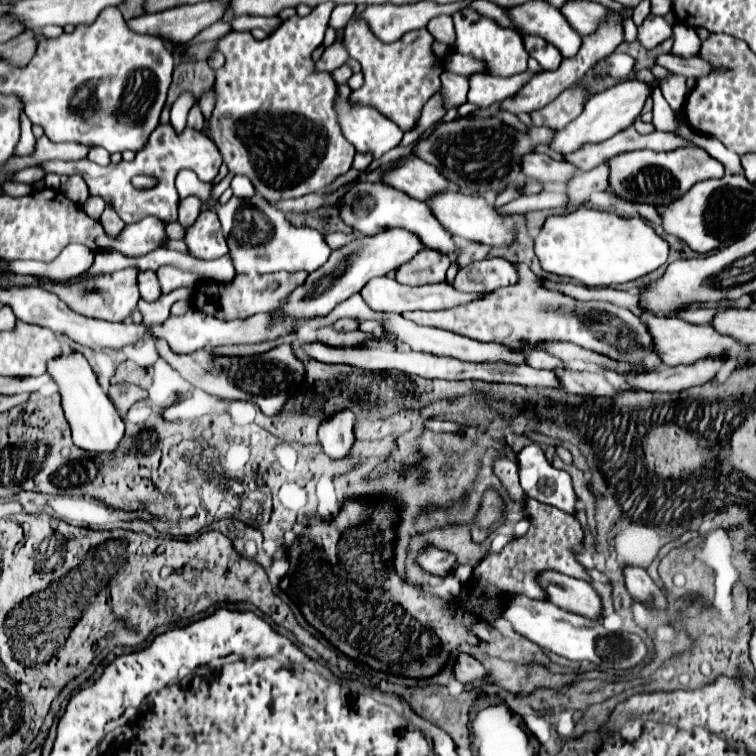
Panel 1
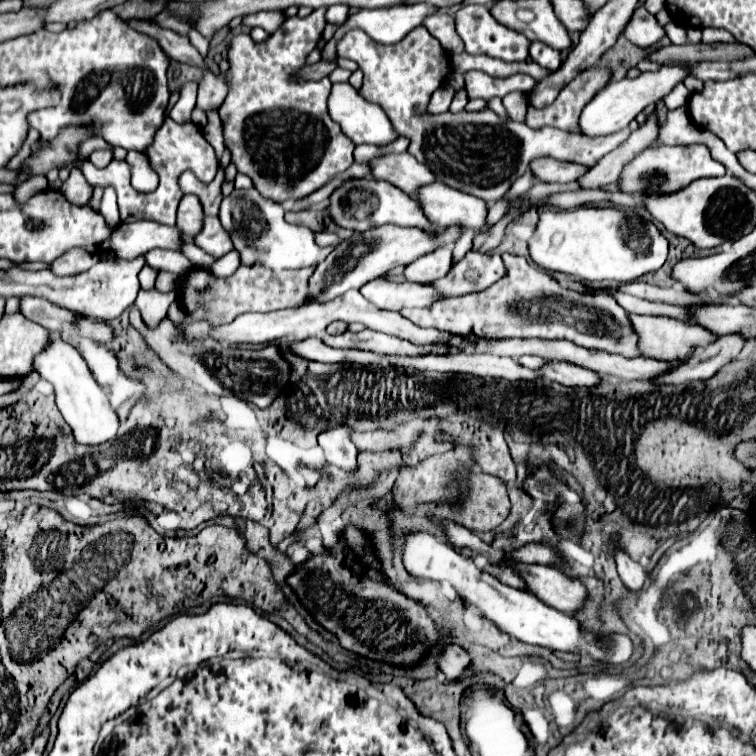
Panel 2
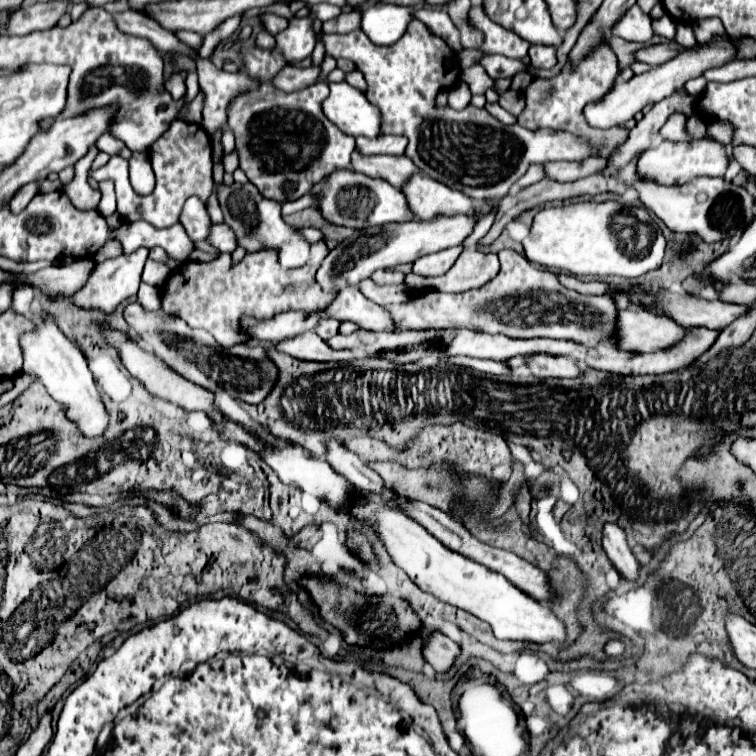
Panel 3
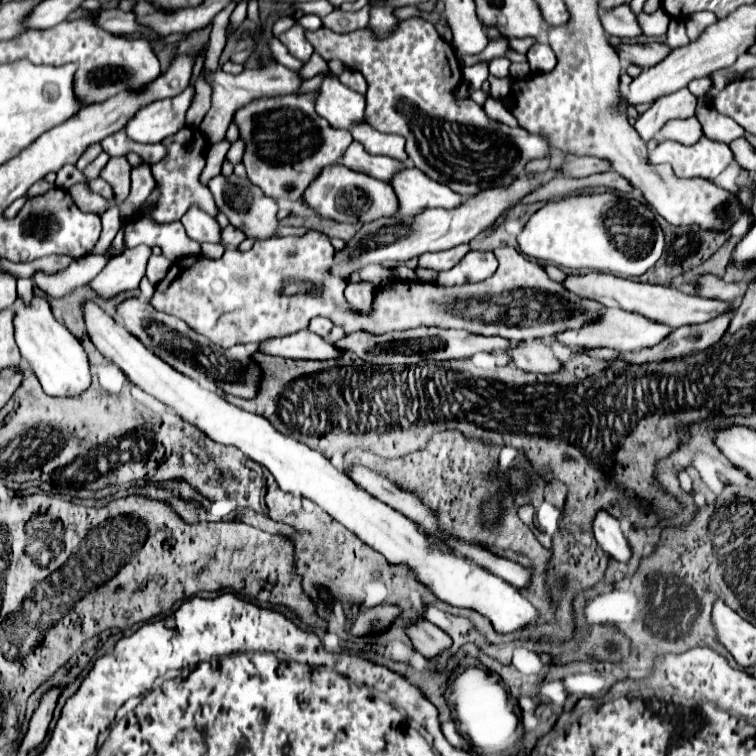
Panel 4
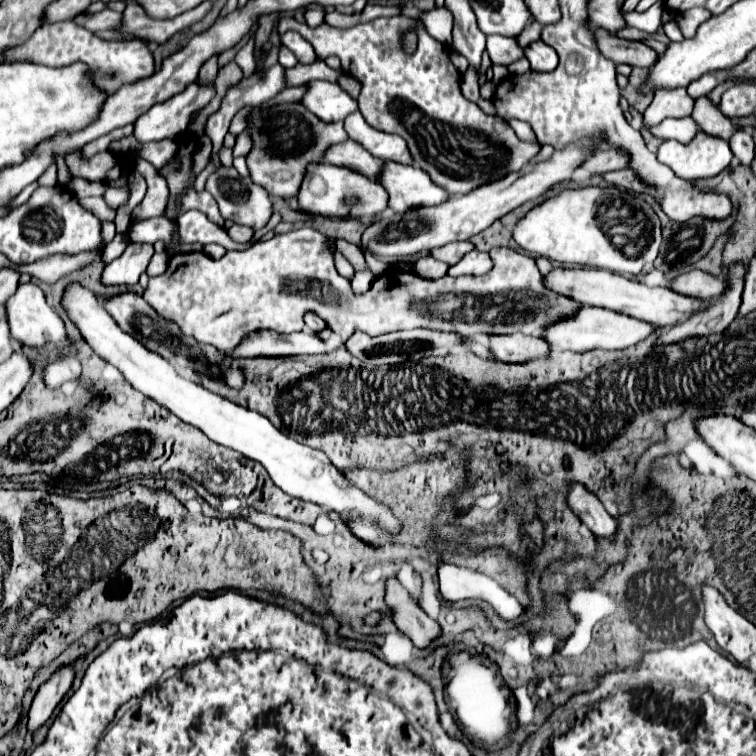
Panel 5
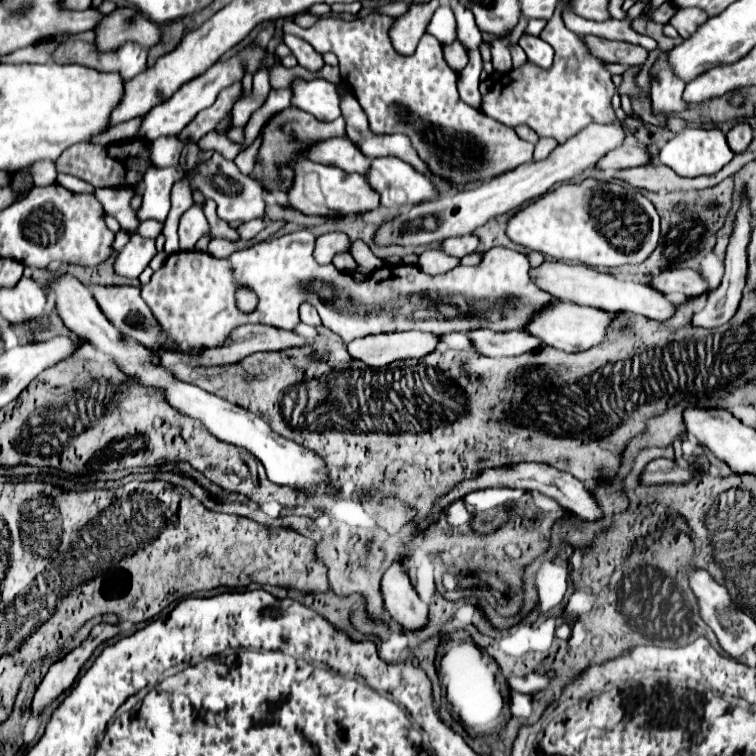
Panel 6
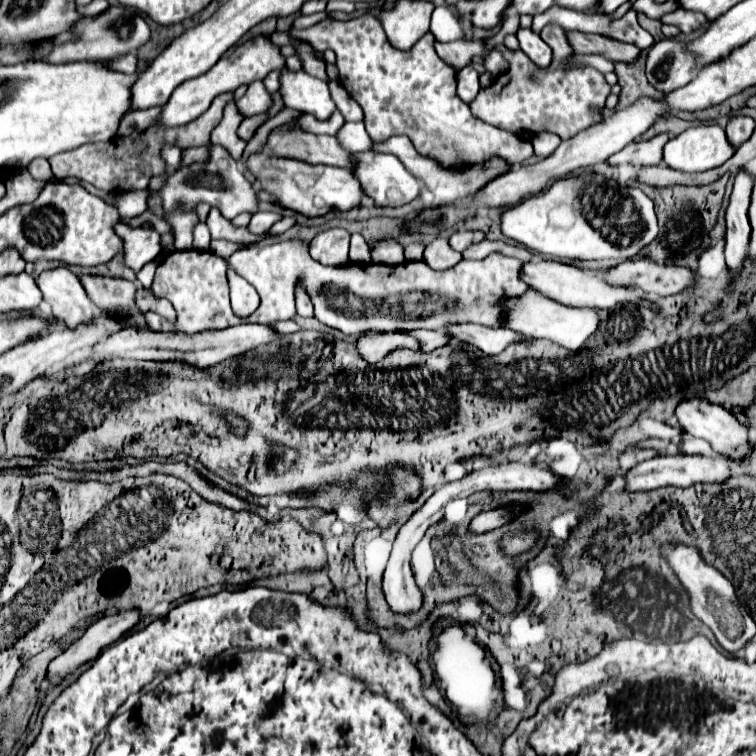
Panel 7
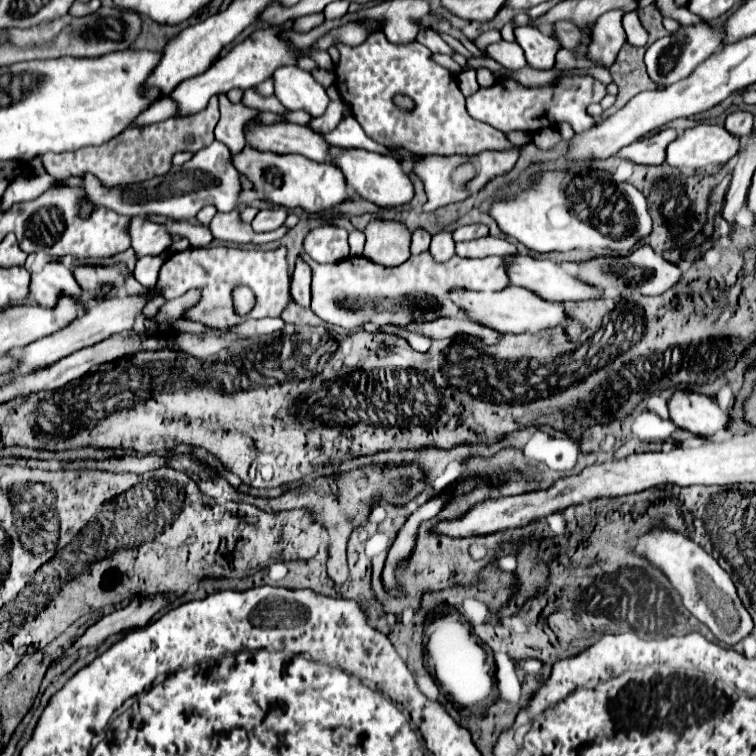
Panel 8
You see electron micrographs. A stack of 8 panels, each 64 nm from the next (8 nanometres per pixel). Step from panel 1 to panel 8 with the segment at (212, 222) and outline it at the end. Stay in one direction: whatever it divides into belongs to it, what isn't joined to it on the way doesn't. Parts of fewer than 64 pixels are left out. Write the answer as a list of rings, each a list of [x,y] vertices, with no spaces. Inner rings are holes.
[[[278,208],[278,210],[260,210],[256,214],[256,218],[252,220],[252,228],[256,232],[270,232],[280,228],[288,218],[288,210],[286,208]]]

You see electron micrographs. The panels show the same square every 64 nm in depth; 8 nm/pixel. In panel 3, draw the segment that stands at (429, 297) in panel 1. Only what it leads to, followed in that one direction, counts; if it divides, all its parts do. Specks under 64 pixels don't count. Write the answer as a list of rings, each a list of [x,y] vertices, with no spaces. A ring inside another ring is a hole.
[[[362,280],[358,284],[358,288],[362,290],[364,296],[368,296],[370,300],[374,300],[376,304],[390,304],[390,302],[404,302],[408,300],[412,288],[406,284],[400,286],[378,286],[372,280]]]

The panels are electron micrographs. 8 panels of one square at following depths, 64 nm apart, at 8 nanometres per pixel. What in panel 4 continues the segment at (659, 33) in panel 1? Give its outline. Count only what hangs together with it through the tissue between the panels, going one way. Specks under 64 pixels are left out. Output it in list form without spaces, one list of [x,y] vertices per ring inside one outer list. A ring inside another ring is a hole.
[[[616,6],[616,8],[610,8],[610,10],[604,10],[600,12],[600,22],[602,22],[602,28],[606,30],[606,34],[610,36],[640,36],[642,30],[636,22],[636,14],[628,8],[628,6]]]

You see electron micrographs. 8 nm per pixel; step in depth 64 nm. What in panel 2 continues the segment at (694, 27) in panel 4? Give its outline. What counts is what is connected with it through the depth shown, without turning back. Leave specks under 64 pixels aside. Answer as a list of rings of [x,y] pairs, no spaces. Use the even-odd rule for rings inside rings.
[[[702,28],[702,42],[736,42],[724,28]]]

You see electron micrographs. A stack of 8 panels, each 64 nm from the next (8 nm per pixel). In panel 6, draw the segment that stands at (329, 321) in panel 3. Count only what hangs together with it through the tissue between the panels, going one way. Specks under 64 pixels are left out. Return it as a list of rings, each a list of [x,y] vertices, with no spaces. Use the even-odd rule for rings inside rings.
[[[302,304],[300,306],[300,320],[308,326],[318,326],[320,324],[320,318],[318,318],[318,312],[310,306],[310,304]]]

